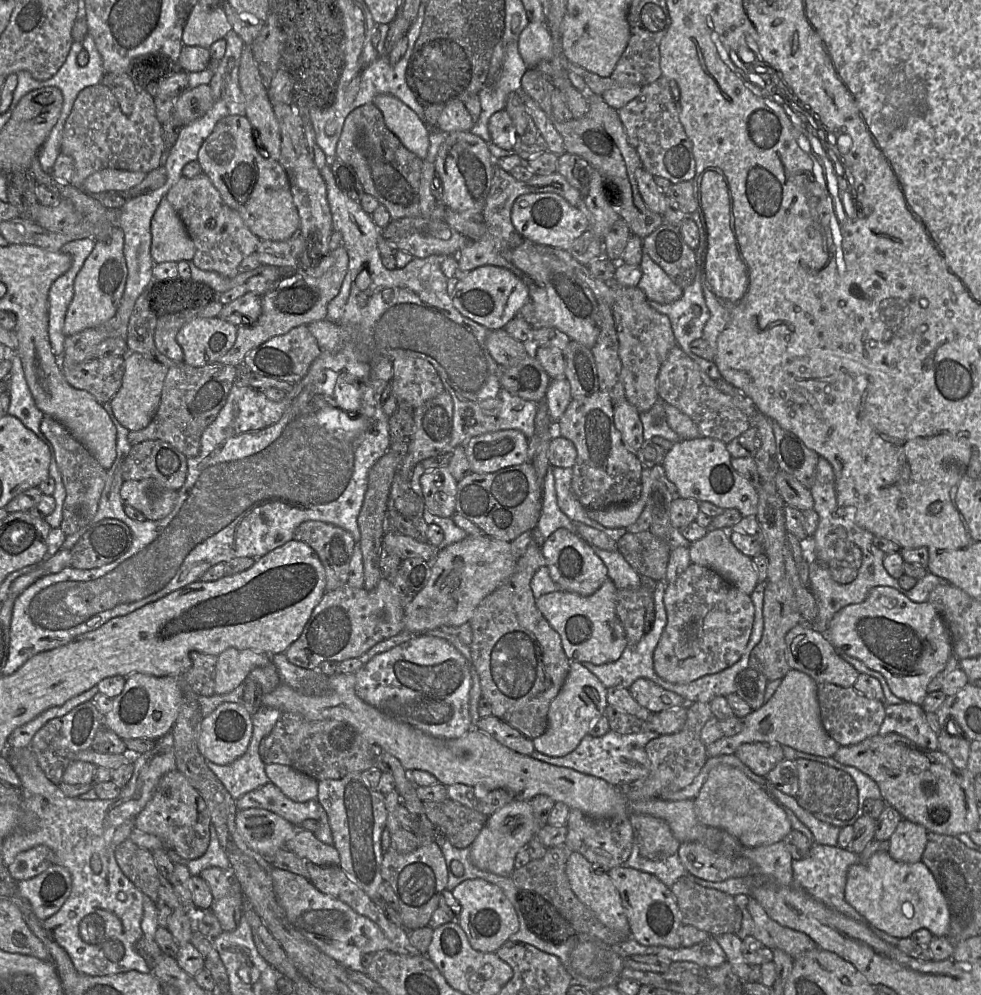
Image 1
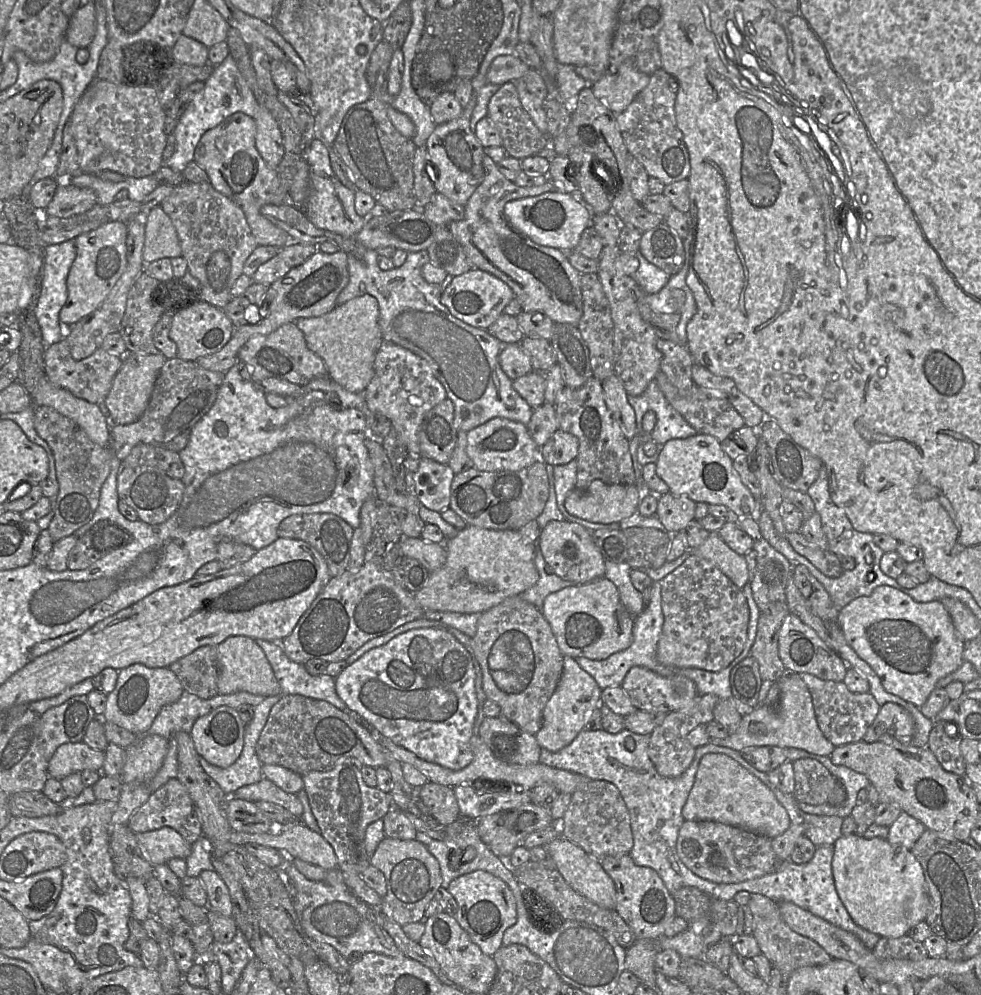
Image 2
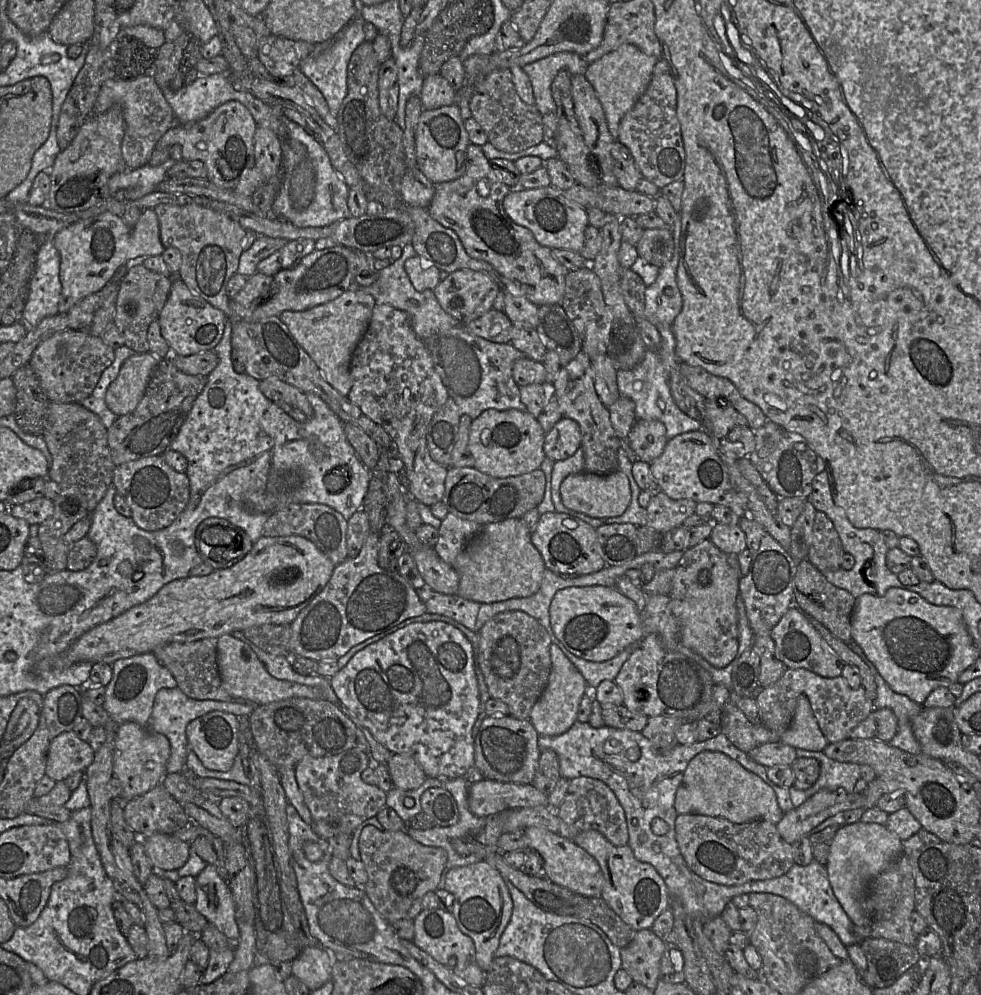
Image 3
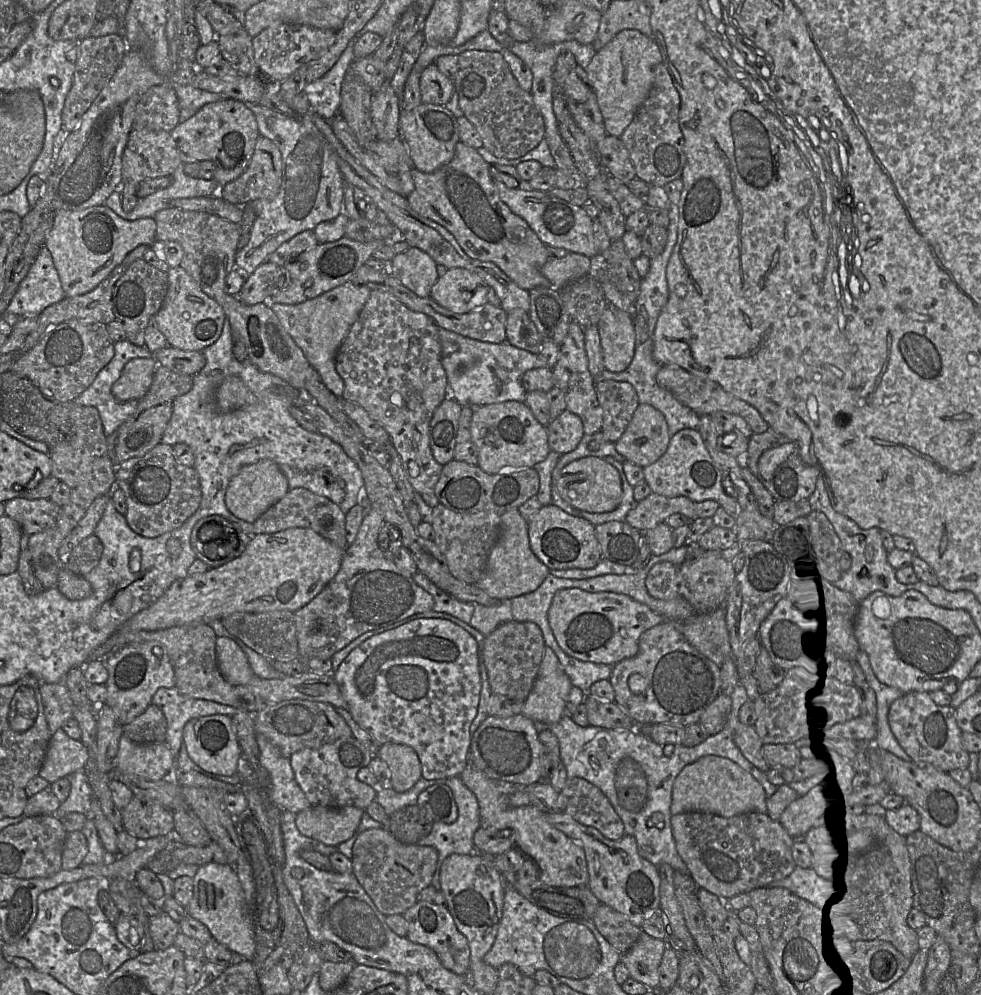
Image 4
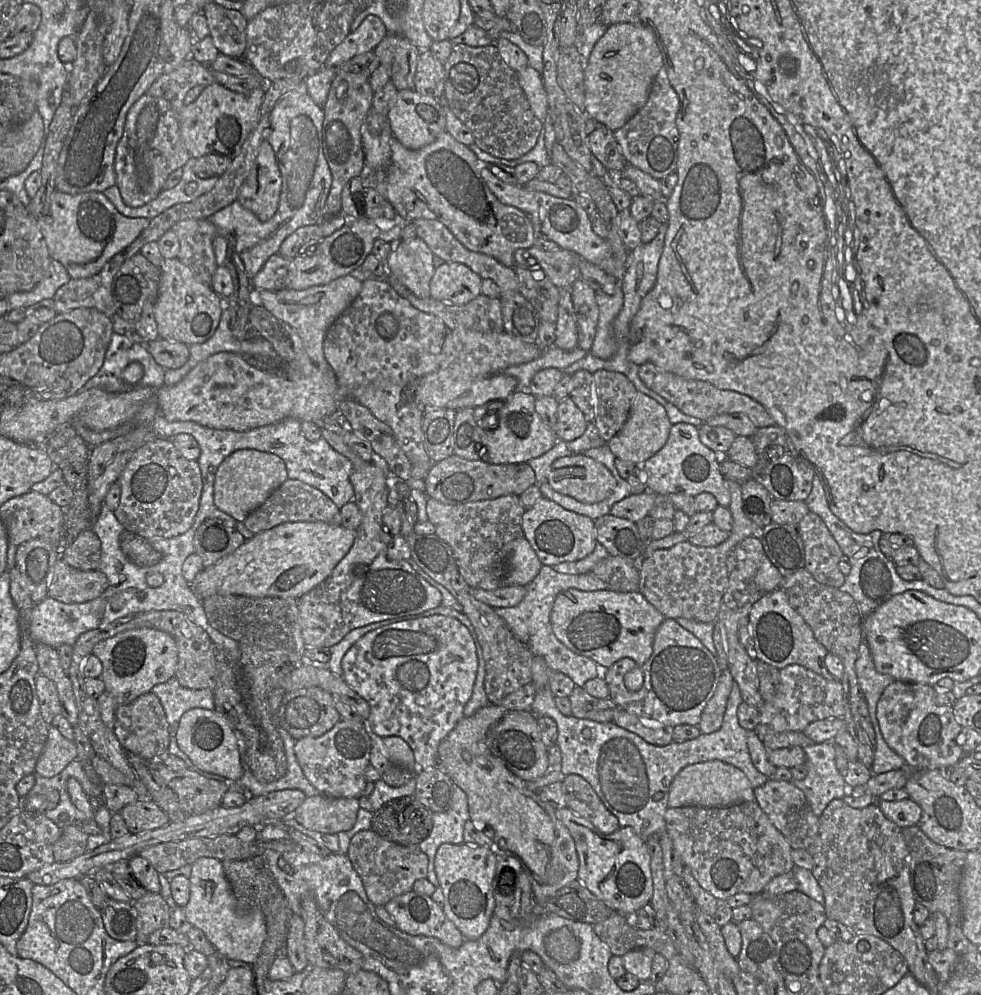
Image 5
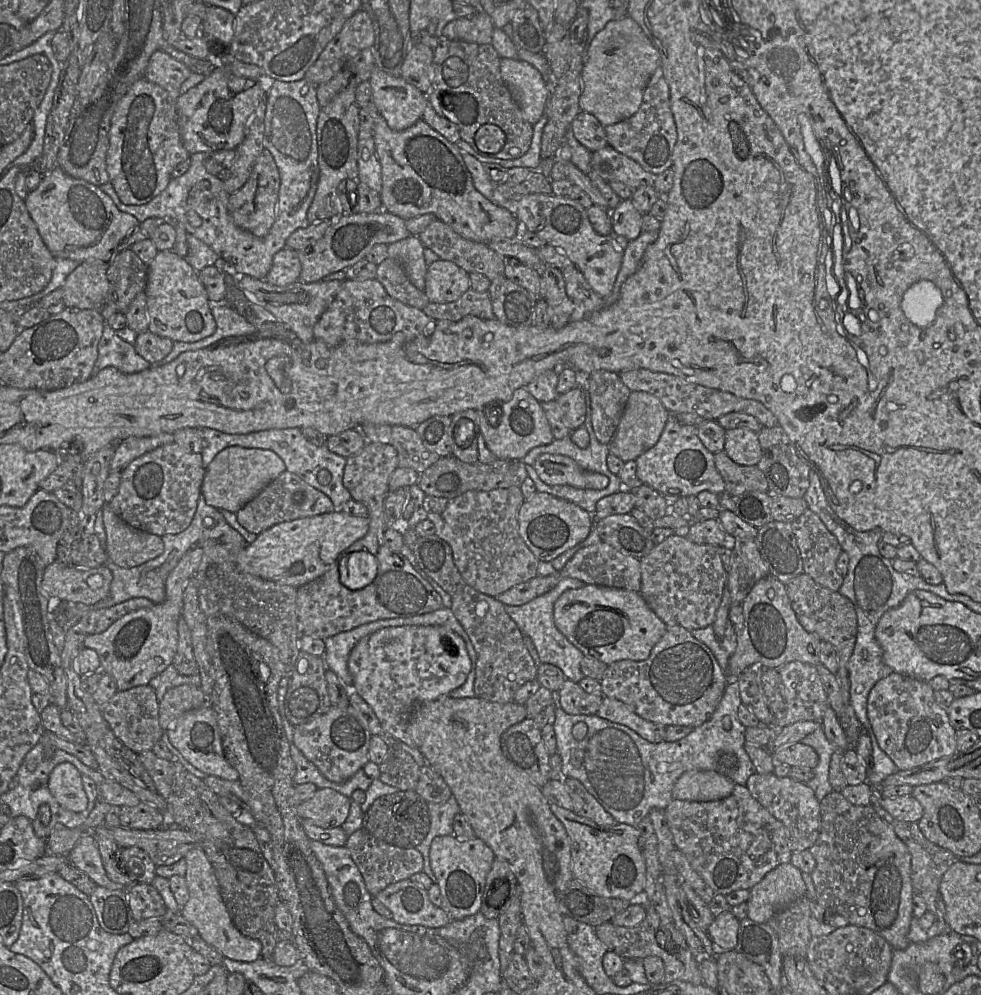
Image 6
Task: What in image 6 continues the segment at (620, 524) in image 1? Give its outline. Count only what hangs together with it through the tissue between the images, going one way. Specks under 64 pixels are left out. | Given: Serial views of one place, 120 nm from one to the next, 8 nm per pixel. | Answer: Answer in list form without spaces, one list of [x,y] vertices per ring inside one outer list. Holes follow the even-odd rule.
[[[541,454],[533,464],[538,476],[547,485],[569,485],[581,489],[601,490],[607,487],[607,476],[582,469],[564,455]]]

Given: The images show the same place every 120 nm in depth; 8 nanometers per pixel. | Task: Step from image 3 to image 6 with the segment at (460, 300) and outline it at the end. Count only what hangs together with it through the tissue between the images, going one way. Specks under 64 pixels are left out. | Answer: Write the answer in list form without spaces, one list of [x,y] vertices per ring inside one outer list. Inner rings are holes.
[[[438,260],[427,266],[423,292],[429,302],[450,303],[469,289],[469,273],[455,263]]]

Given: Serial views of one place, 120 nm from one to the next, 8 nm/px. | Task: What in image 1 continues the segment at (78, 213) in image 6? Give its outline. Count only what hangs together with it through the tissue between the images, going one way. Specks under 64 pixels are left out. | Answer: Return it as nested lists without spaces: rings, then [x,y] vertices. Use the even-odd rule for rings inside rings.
[[[164,196],[151,220],[151,256],[154,263],[191,261],[195,245],[186,227]],[[116,225],[112,229],[110,241],[95,241],[92,252],[75,278],[73,299],[65,316],[65,336],[68,337],[85,329],[97,327],[114,317],[125,291],[126,280],[124,232]]]

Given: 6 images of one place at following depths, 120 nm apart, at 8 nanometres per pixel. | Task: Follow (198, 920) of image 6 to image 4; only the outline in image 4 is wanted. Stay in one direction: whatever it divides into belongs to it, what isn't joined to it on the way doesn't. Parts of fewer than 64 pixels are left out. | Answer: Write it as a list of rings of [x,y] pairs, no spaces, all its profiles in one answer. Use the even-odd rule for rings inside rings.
[[[204,864],[199,866],[193,881],[194,895],[186,912],[202,922],[216,941],[244,959],[252,960],[256,949],[253,914],[246,907],[236,870],[228,864]]]

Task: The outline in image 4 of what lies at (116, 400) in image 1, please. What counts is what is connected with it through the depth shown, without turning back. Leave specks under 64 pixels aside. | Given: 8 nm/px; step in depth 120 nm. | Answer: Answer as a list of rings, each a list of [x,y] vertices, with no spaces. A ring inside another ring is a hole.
[[[154,356],[129,360],[124,365],[120,377],[112,385],[114,398],[119,402],[142,399],[152,383],[157,366]]]

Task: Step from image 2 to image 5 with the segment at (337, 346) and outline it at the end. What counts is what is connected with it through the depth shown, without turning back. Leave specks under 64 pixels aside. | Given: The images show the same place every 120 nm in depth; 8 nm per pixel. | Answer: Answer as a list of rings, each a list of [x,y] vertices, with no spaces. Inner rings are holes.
[[[348,274],[328,284],[312,286],[304,290],[258,290],[254,292],[254,297],[274,317],[287,324],[299,336],[311,361],[319,370],[327,372],[331,371],[332,368],[326,361],[323,351],[326,332],[359,295],[361,288],[362,282]]]

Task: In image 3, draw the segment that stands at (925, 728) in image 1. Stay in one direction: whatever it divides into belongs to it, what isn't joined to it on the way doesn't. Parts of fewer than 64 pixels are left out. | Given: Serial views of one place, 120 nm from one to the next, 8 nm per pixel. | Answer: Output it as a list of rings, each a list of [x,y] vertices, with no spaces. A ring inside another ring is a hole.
[[[889,708],[874,709],[849,733],[852,739],[876,739],[888,743],[897,733],[898,721]]]

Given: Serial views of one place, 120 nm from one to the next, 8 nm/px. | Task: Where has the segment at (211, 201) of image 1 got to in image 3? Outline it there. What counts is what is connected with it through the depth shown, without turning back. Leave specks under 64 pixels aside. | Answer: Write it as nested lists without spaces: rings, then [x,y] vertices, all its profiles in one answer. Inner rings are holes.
[[[160,204],[154,207],[154,211],[159,220],[162,244],[165,248],[177,248],[181,253],[180,279],[192,293],[221,310],[229,319],[231,310],[227,284],[237,273],[246,230],[227,215],[198,204]]]

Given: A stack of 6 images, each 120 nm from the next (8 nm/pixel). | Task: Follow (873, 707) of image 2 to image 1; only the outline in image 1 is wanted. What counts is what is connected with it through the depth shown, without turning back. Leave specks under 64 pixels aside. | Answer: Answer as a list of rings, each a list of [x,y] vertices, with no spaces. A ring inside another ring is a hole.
[[[830,683],[817,685],[817,698],[822,725],[840,746],[855,745],[878,734],[885,718],[886,704],[858,693],[853,687],[840,687]]]

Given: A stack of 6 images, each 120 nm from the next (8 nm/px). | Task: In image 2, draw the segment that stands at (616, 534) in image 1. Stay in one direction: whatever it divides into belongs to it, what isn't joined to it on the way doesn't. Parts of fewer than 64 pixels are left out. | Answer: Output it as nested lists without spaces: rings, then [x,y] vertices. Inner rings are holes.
[[[576,458],[564,465],[553,466],[554,489],[556,493],[557,506],[564,518],[568,521],[580,524],[589,531],[595,530],[622,530],[618,524],[592,523],[570,514],[565,508],[567,495],[576,488],[577,460]]]

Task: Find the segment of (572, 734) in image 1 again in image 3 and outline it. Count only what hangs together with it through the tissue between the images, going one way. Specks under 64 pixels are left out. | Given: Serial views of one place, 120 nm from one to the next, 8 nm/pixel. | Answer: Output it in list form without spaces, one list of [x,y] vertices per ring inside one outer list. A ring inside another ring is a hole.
[[[550,645],[551,672],[541,697],[531,709],[529,720],[539,735],[557,736],[565,733],[576,721],[581,699],[589,691],[586,680],[558,645]]]

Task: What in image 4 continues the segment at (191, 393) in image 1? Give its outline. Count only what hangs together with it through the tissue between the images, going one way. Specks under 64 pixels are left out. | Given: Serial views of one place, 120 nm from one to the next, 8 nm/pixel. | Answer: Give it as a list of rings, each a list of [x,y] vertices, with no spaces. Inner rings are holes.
[[[157,366],[147,393],[139,400],[134,414],[123,422],[112,434],[106,437],[107,452],[114,466],[145,455],[157,444],[172,415],[175,398],[190,391],[193,380],[191,375],[178,374],[163,366]]]

